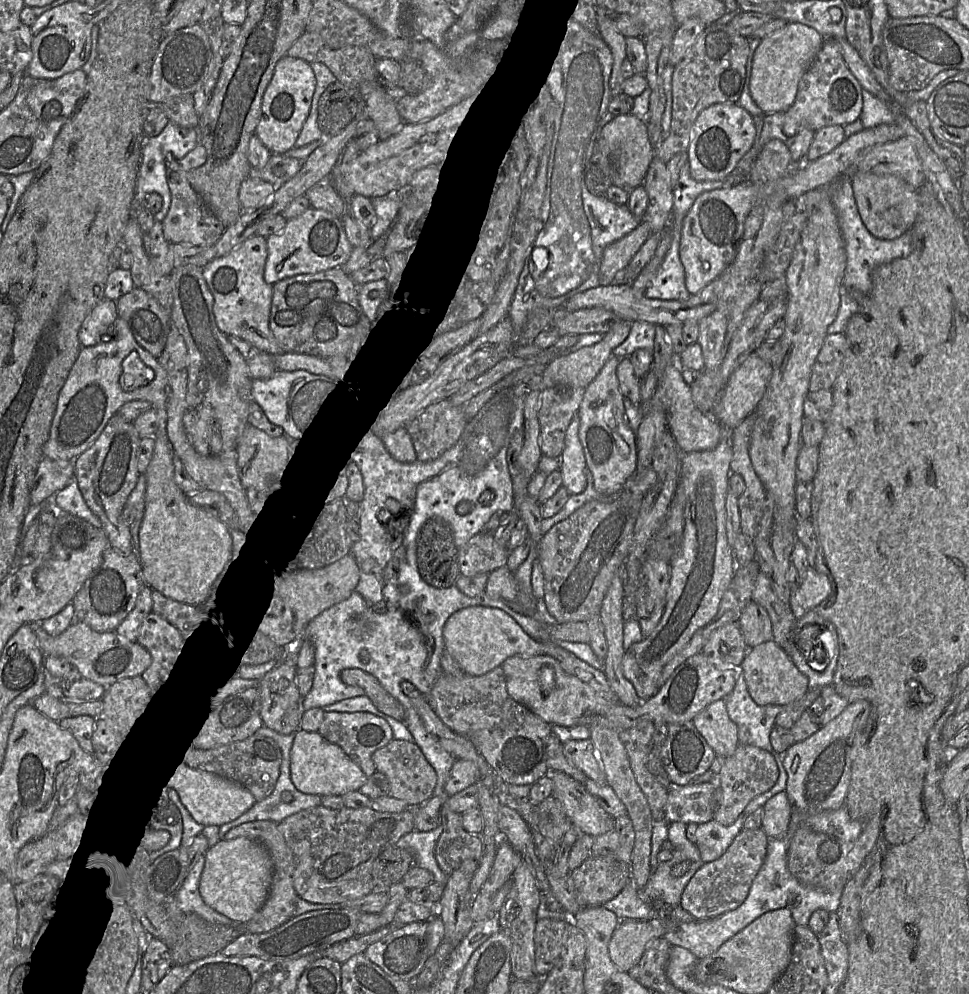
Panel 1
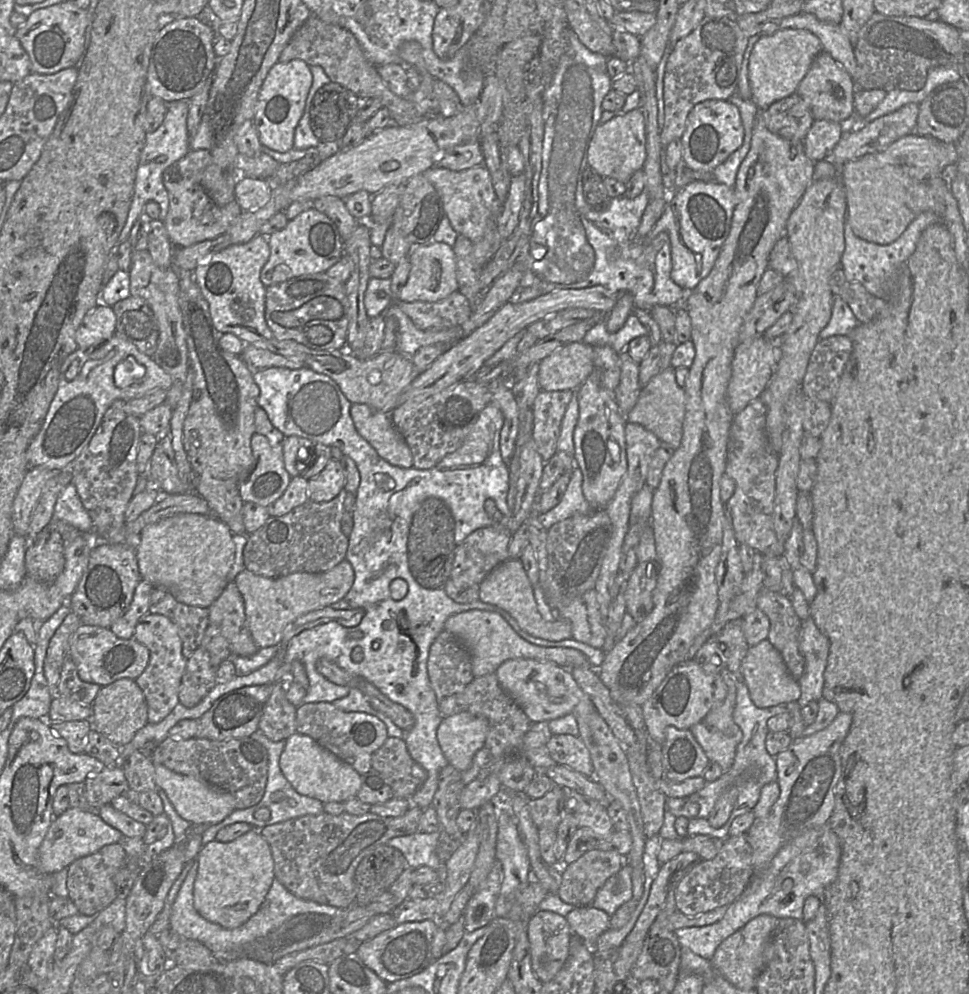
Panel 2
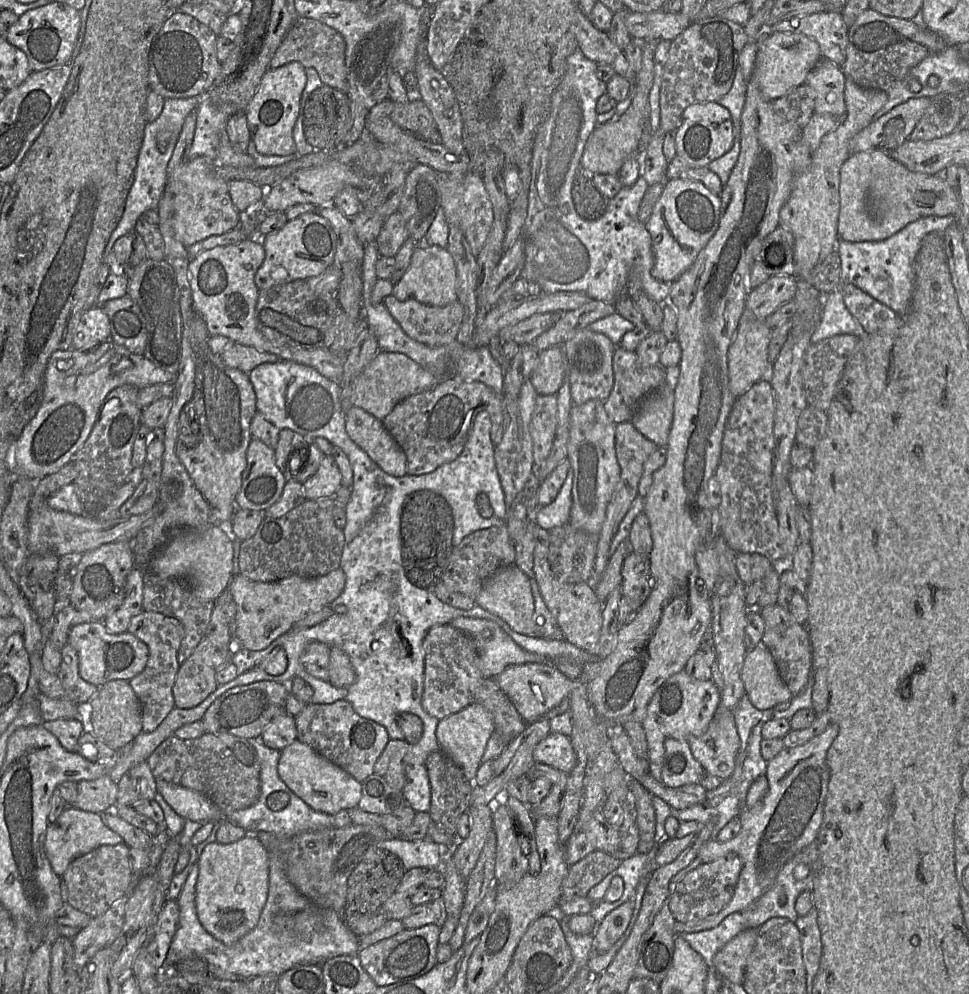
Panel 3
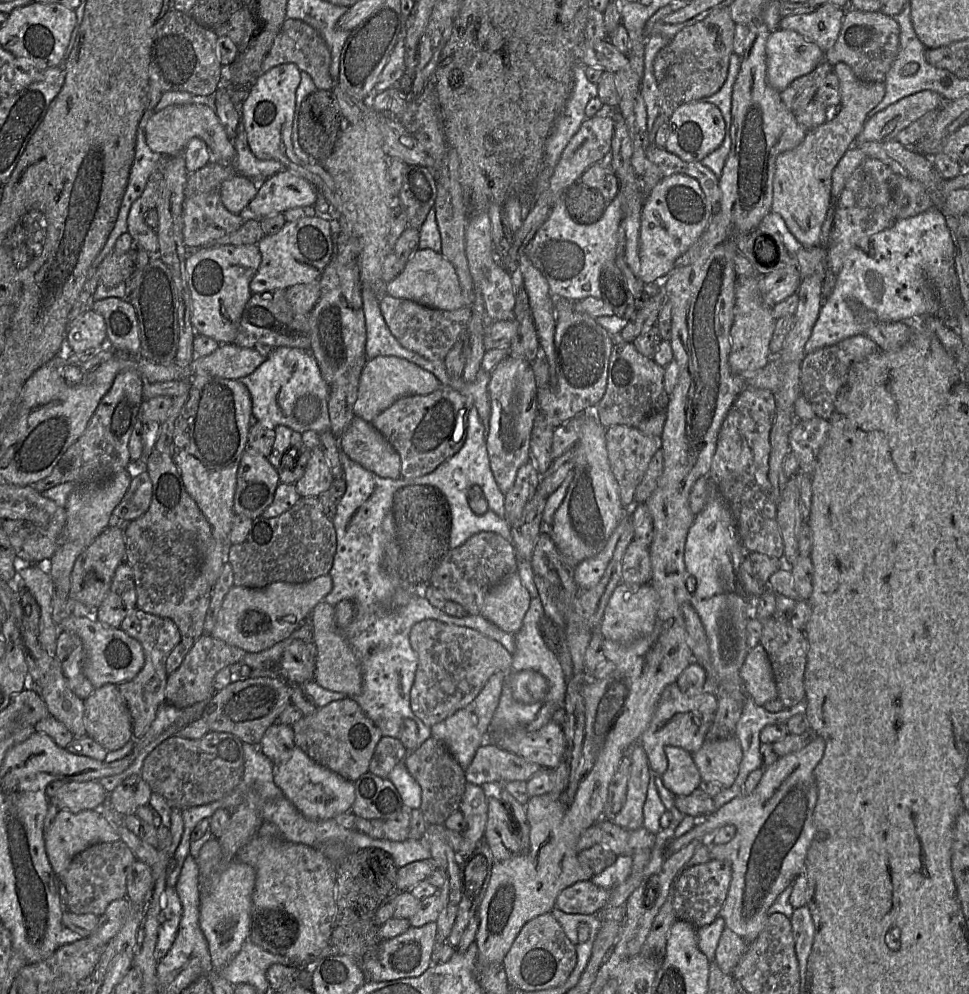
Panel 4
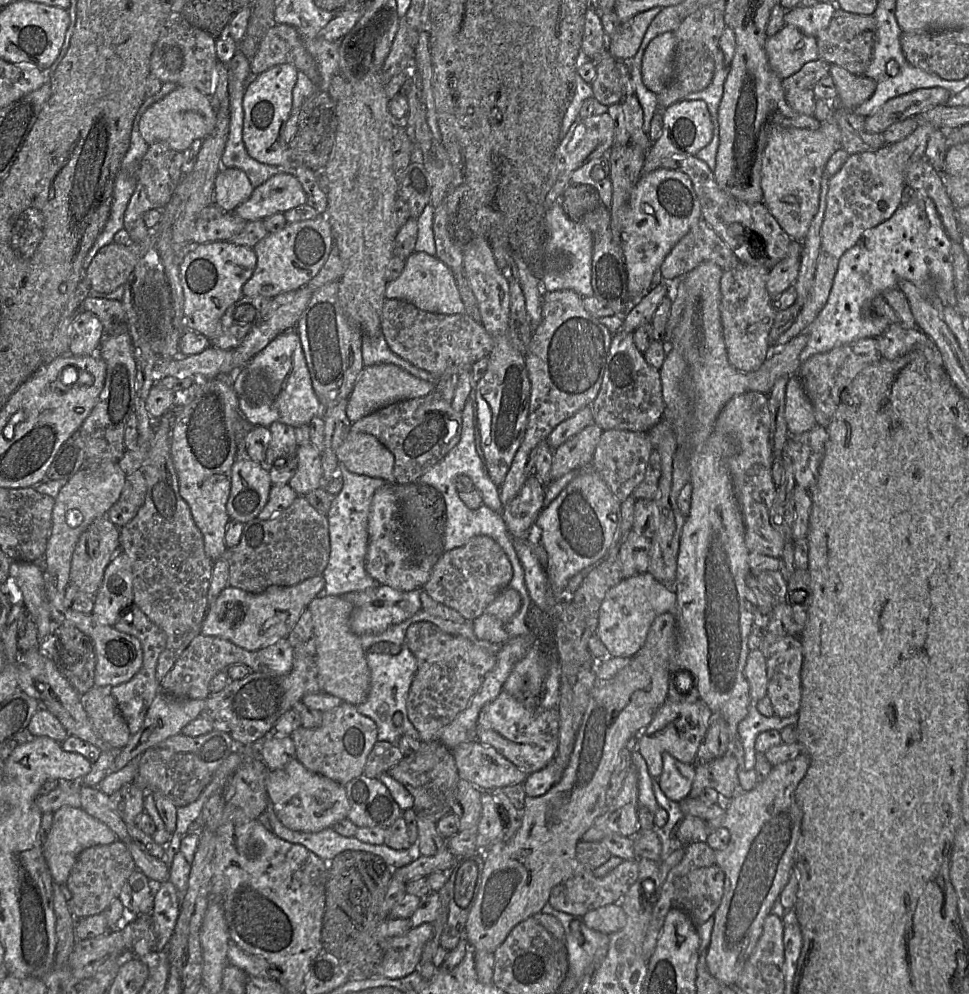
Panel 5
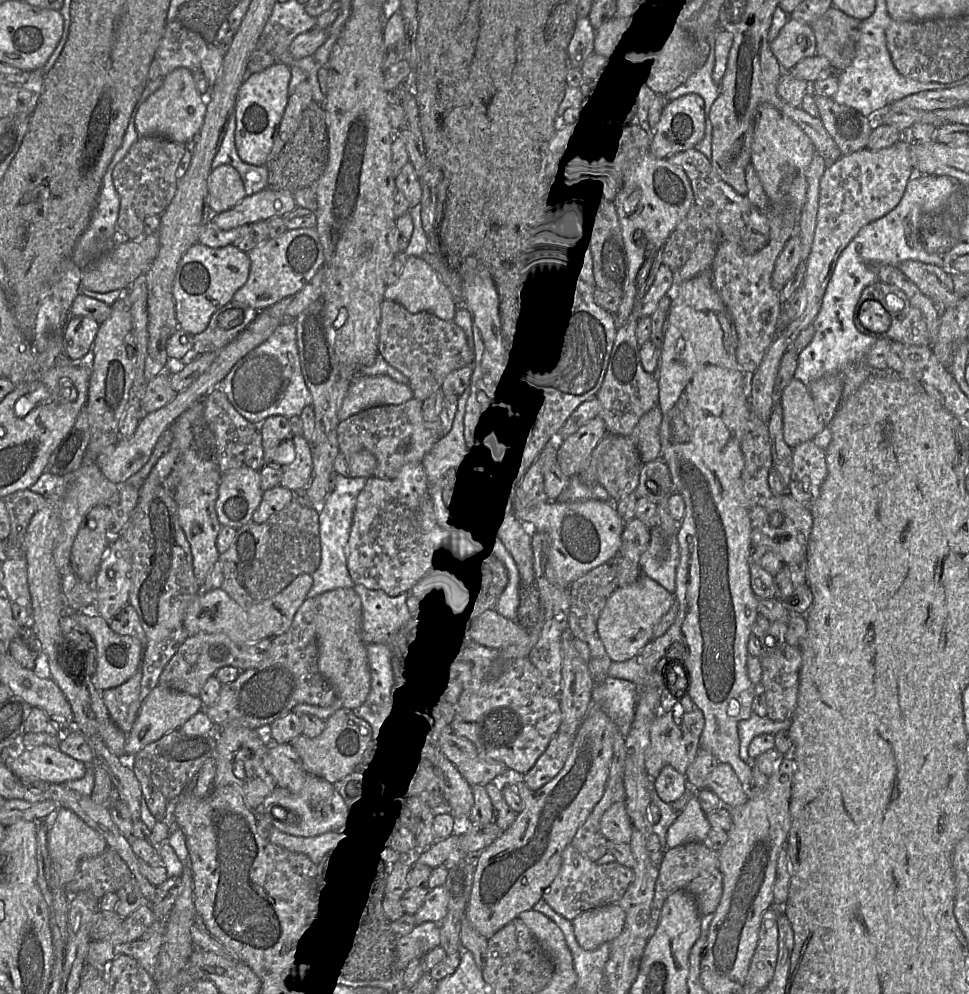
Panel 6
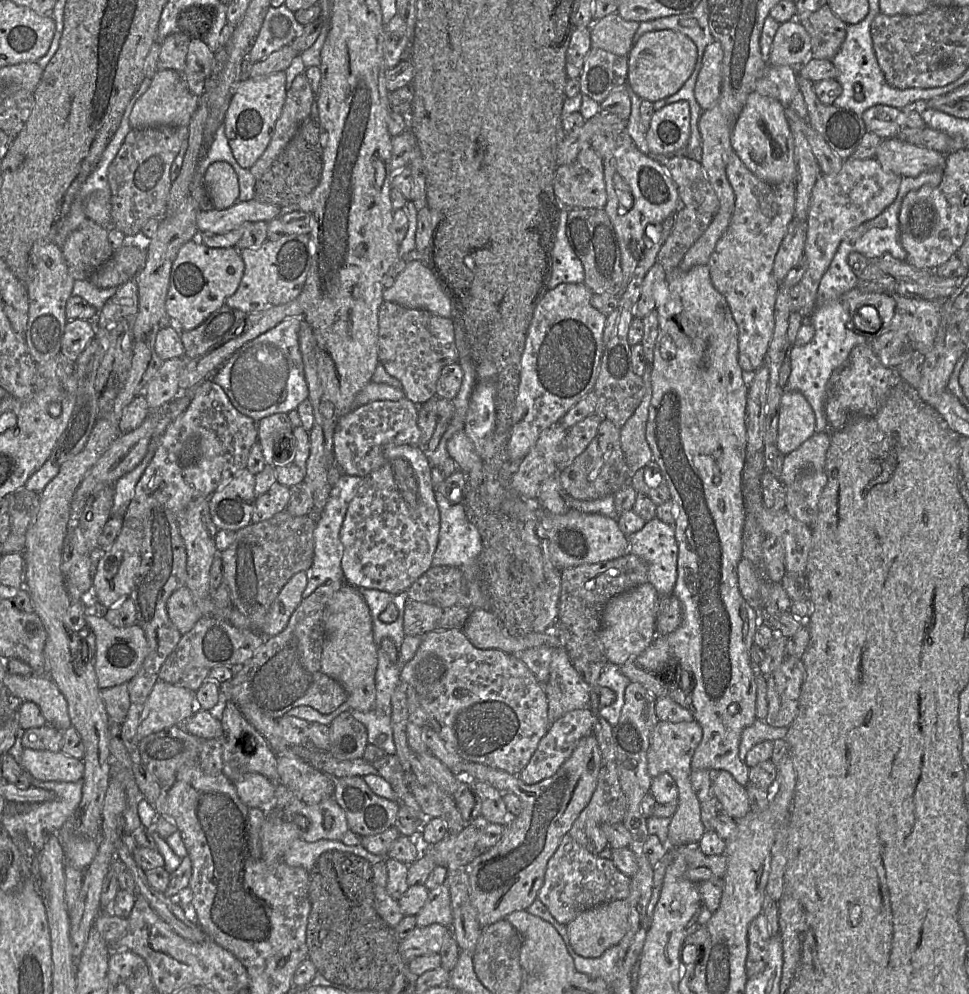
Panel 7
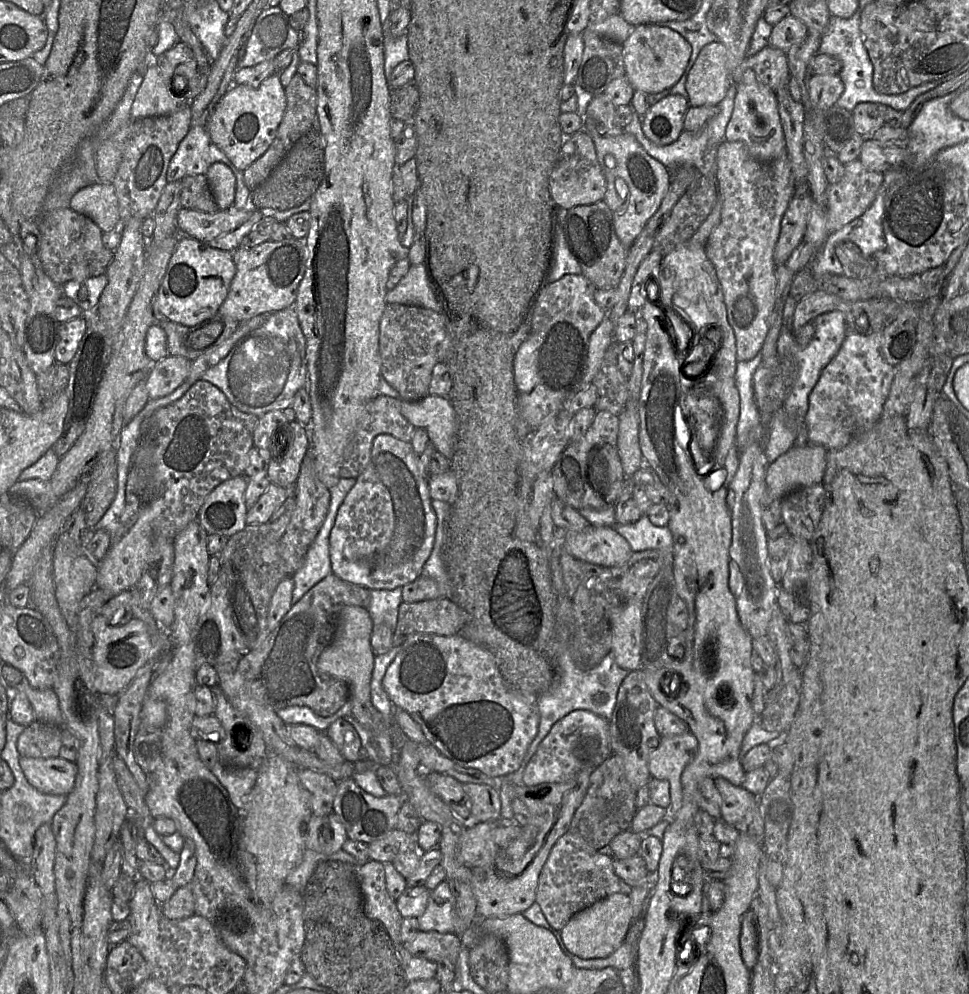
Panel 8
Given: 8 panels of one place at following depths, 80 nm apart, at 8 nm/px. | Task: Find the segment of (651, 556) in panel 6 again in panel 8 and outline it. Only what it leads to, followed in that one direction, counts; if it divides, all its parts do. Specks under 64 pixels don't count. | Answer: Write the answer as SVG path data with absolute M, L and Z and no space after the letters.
M642 515L633 524L616 523L613 527L627 540L634 553L656 550L660 554L660 568L673 569L674 540L668 526L655 526L646 515Z

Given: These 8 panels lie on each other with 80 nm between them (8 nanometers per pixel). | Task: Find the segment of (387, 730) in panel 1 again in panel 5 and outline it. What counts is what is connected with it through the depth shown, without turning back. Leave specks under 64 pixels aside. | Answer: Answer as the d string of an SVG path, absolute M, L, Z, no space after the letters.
M342 702L322 712L321 724L312 729L298 727L291 734L296 749L296 759L314 773L325 776L341 785L363 774L369 753L377 742L375 722L360 714L356 706Z

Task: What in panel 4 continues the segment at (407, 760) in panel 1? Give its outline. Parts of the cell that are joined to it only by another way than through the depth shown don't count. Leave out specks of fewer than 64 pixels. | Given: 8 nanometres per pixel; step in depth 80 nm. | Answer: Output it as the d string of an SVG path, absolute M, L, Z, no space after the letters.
M382 737L374 751L368 772L388 779L389 773L409 752L399 739Z

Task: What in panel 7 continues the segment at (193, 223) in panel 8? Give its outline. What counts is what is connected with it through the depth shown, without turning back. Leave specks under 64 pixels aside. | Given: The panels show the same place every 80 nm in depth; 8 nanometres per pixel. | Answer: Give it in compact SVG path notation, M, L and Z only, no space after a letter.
M256 199L237 202L225 210L200 209L197 214L197 228L200 233L224 234L244 223L270 222L281 217L281 207L261 203Z

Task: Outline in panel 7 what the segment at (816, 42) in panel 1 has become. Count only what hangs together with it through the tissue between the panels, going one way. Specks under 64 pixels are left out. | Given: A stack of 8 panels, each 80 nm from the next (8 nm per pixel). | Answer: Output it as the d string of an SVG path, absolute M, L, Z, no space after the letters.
M796 19L781 23L772 41L768 62L771 65L799 67L811 55L811 37Z

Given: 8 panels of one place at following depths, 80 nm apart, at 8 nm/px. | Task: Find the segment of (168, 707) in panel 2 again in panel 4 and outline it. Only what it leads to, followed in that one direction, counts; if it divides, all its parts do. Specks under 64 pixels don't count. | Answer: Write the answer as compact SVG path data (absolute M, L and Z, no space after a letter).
M137 607L125 617L119 628L138 640L145 653L145 664L136 677L118 685L132 718L133 739L137 739L149 729L159 706L167 702L165 688L169 674L166 671L166 661L171 651L180 642L181 634L178 626L170 618L147 613Z

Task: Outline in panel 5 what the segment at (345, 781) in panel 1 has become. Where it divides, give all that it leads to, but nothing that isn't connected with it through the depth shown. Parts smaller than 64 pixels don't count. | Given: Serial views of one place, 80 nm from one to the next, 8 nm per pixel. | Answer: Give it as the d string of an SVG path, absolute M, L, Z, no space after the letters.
M296 758L282 769L269 771L267 794L276 817L293 831L319 832L348 818L350 812L345 786L309 771Z

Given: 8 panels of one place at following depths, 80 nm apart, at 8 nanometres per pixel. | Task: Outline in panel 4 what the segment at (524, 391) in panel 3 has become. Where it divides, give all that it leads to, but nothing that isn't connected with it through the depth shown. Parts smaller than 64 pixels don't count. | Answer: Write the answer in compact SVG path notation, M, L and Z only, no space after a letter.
M509 354L491 371L488 393L491 397L491 416L486 448L495 481L505 495L513 486L519 468L530 460L531 432L538 413L532 364Z

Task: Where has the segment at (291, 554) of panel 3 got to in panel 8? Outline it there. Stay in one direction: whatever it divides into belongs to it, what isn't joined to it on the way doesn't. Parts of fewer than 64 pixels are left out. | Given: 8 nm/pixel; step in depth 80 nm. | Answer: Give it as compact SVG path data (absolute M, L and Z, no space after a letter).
M268 522L246 525L243 530L228 537L226 545L218 554L220 567L227 577L230 611L248 651L261 647L268 638L270 631L267 616L272 596L279 583L291 577L279 552L278 541L270 541L268 532Z

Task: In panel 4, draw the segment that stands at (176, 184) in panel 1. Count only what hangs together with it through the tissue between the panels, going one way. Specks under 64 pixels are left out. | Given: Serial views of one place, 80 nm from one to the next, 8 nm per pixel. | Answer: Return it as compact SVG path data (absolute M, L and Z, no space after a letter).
M218 190L185 198L183 210L183 237L188 249L199 249L237 231L246 220L244 214L233 214L224 206Z

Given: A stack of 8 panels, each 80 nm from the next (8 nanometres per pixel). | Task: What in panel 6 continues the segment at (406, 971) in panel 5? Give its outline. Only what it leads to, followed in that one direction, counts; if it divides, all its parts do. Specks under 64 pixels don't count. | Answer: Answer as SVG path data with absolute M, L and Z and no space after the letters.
M426 922L396 939L394 972L402 972L410 962L440 945L440 925Z

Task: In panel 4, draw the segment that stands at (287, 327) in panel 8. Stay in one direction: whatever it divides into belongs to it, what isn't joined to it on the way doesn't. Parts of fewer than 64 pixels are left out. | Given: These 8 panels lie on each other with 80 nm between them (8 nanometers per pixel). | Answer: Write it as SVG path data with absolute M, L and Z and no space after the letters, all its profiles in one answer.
M292 347L272 349L267 359L240 381L248 388L254 421L276 427L287 426L299 433L330 431L328 403L330 385L323 379L309 350Z

